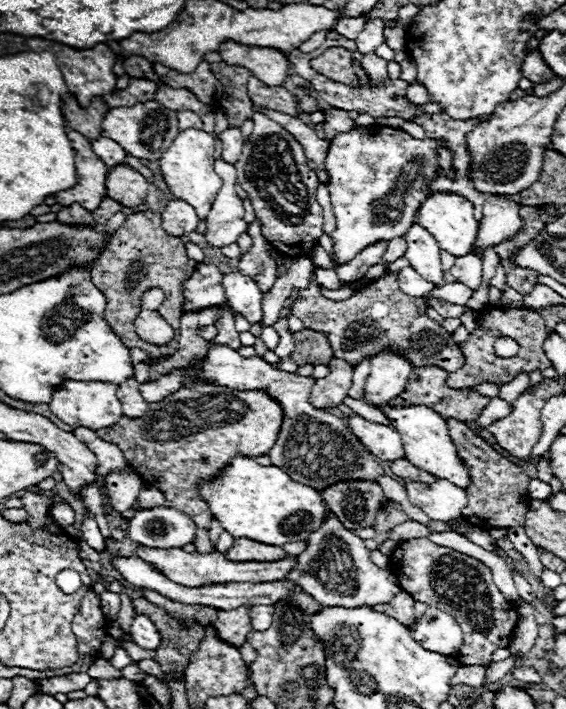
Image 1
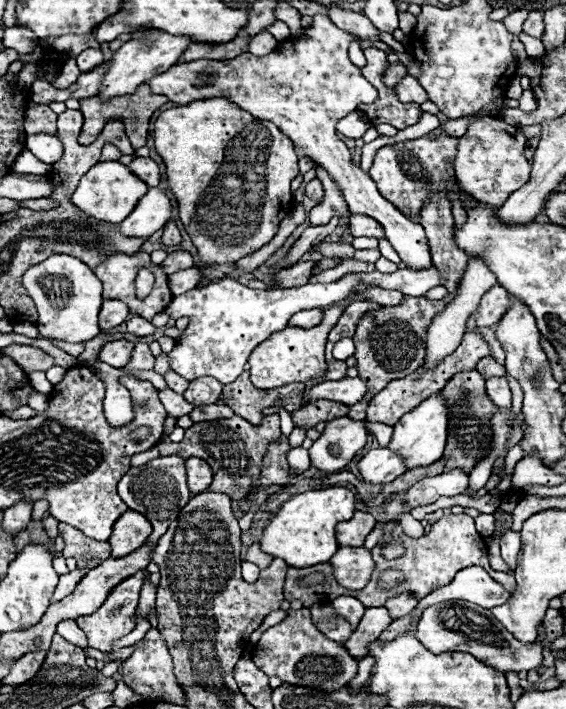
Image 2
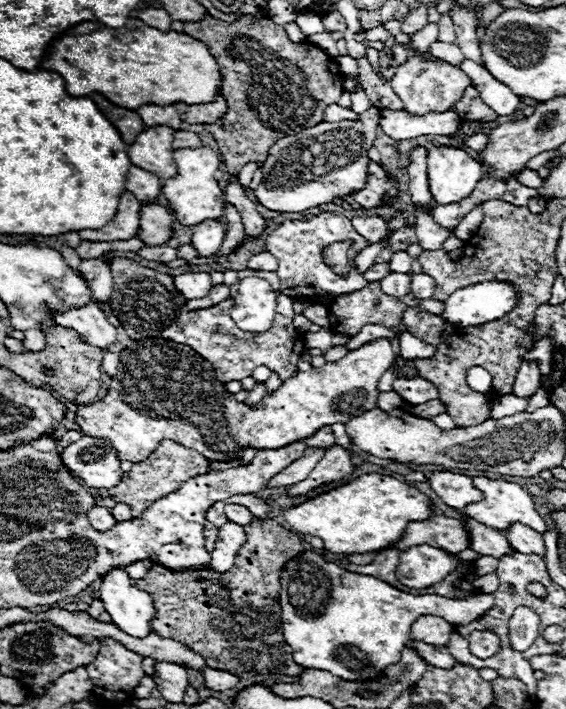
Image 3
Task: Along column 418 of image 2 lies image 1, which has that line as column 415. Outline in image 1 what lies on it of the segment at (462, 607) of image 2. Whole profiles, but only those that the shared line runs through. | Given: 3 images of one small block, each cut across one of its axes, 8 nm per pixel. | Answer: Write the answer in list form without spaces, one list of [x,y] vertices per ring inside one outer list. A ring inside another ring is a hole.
[[[428,606],[422,618],[410,624],[408,630],[412,638],[422,644],[422,648],[444,656],[456,656],[464,642],[460,624],[450,614],[434,606]]]

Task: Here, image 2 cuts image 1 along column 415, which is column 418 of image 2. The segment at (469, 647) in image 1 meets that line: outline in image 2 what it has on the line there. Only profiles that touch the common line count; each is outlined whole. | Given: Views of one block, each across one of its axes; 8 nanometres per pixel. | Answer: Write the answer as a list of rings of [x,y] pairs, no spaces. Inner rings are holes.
[[[448,514],[448,516],[442,516],[428,534],[424,534],[422,538],[408,538],[402,528],[396,524],[392,526],[392,536],[390,538],[396,538],[402,542],[402,546],[406,548],[404,556],[400,556],[398,560],[386,560],[382,556],[382,546],[378,544],[374,550],[372,550],[372,556],[376,560],[376,570],[374,570],[374,576],[372,580],[366,584],[366,588],[358,590],[356,592],[356,598],[366,606],[366,608],[372,608],[372,606],[384,606],[384,602],[400,592],[408,592],[412,594],[414,598],[424,598],[426,594],[430,594],[432,590],[436,588],[442,588],[442,586],[448,586],[452,580],[454,580],[454,574],[462,568],[468,568],[468,566],[482,566],[484,570],[488,570],[488,574],[500,582],[502,586],[506,586],[510,592],[516,588],[516,580],[514,576],[510,574],[504,574],[504,572],[496,572],[490,568],[488,564],[488,552],[486,552],[486,542],[484,538],[476,532],[474,528],[474,518],[466,516],[466,514]],[[384,570],[402,570],[404,572],[404,582],[400,586],[396,586],[394,590],[380,590],[380,584],[378,584],[378,574],[382,574]]]

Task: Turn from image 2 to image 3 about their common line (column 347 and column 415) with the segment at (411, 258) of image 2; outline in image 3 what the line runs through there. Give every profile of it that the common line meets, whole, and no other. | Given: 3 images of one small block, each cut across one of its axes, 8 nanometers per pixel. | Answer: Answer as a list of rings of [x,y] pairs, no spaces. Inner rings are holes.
[[[428,22],[422,30],[410,34],[410,42],[404,42],[406,62],[400,64],[394,72],[394,76],[390,78],[392,90],[404,102],[404,112],[414,114],[414,116],[452,110],[454,102],[462,100],[462,92],[470,86],[470,78],[460,68],[456,68],[440,58],[434,58],[434,60],[420,58],[420,54],[428,54],[430,44],[434,44],[434,42],[438,42],[438,24]],[[414,146],[408,156],[410,164],[406,166],[408,172],[408,192],[412,196],[412,202],[426,206],[432,200],[430,188],[428,188],[428,168],[426,168],[426,148]]]

